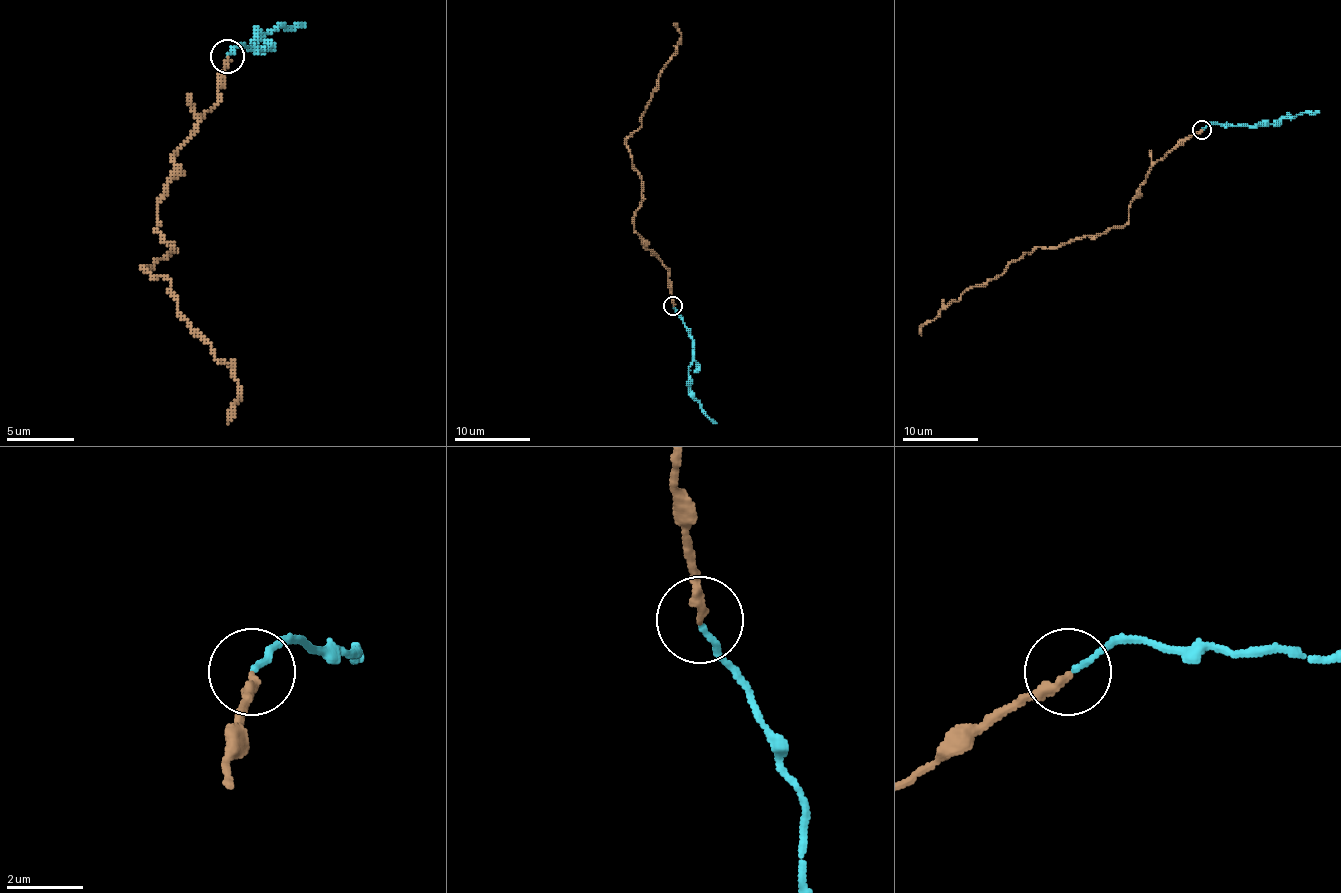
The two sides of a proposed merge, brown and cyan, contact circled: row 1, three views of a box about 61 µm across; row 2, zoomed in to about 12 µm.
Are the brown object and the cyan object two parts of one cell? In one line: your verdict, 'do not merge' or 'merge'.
merge

